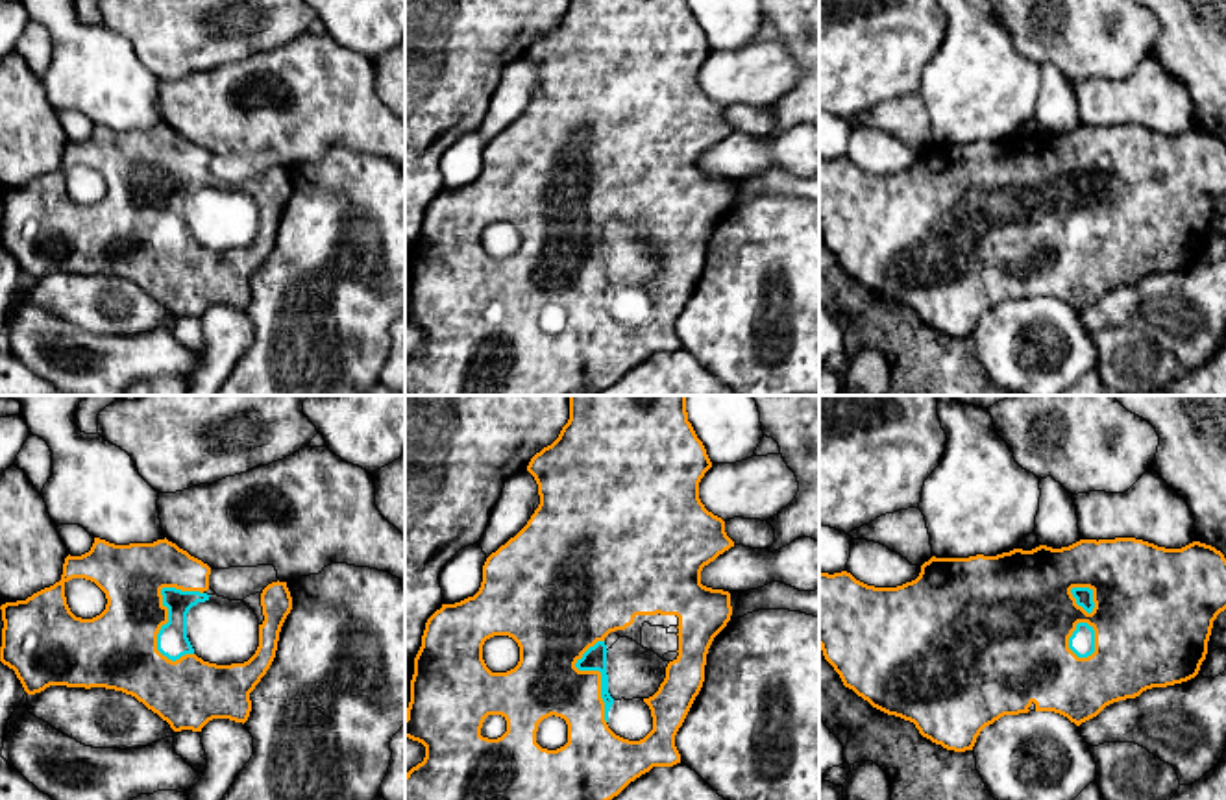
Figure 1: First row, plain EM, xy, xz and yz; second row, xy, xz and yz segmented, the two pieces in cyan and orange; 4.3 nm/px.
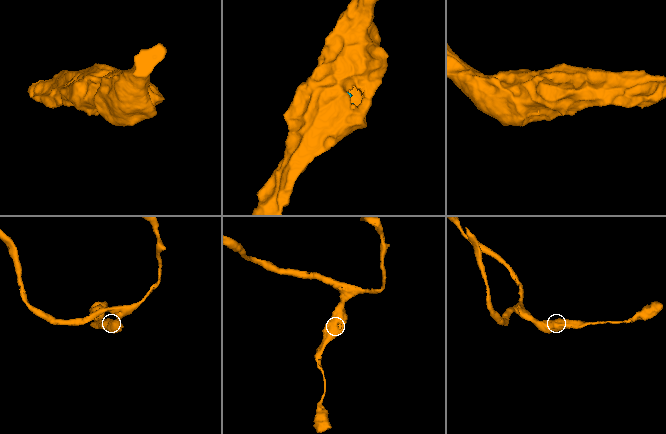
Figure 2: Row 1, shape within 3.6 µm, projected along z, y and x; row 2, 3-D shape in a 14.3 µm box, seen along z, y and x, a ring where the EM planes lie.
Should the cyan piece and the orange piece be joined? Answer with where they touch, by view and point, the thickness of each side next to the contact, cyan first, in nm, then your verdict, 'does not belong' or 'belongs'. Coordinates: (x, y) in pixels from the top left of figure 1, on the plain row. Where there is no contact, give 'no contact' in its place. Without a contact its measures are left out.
contact xy (161, 213); calibres 140 and 340 nm; belongs

